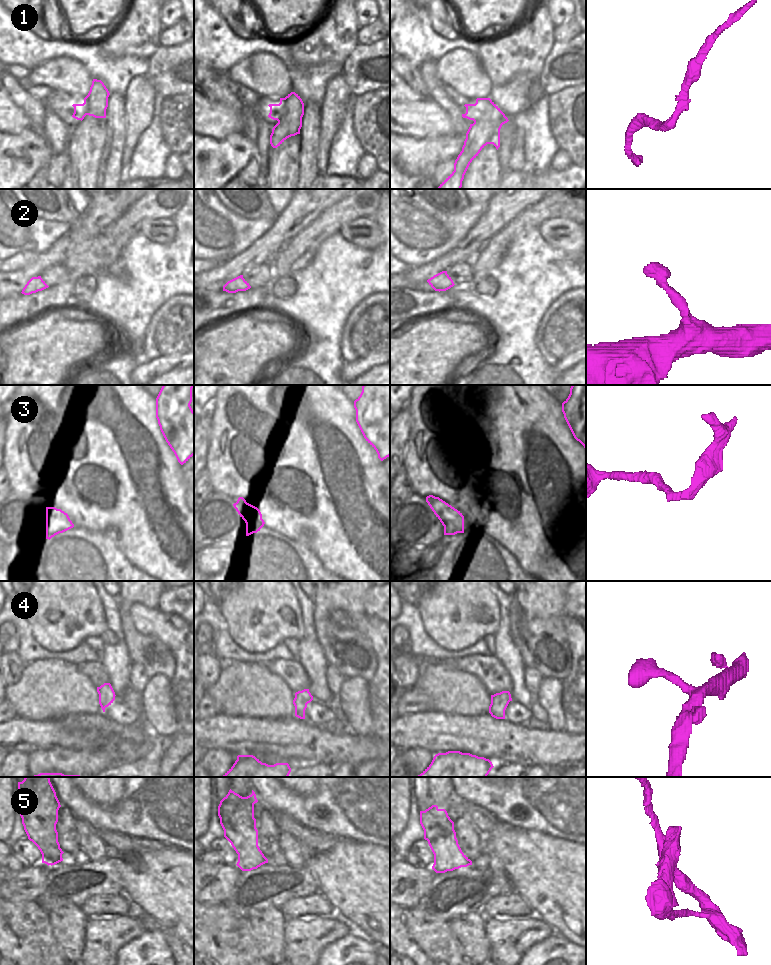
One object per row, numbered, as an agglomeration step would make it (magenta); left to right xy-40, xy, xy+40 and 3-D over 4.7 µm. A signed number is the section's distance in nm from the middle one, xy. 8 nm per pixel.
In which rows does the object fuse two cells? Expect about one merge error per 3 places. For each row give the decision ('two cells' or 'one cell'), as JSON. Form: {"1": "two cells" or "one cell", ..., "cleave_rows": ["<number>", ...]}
{"1": "one cell", "2": "one cell", "3": "one cell", "4": "one cell", "5": "two cells", "cleave_rows": ["5"]}

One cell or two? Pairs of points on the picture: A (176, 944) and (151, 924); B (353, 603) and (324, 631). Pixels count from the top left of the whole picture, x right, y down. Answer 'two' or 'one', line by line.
A: one
B: one

